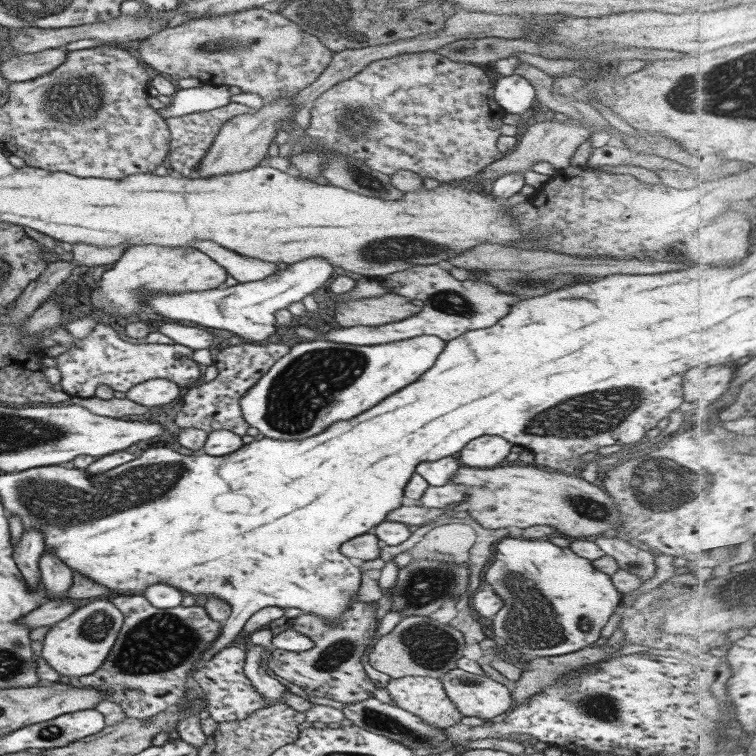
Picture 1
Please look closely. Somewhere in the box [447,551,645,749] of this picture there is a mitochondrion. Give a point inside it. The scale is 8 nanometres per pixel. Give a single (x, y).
(529, 622)

